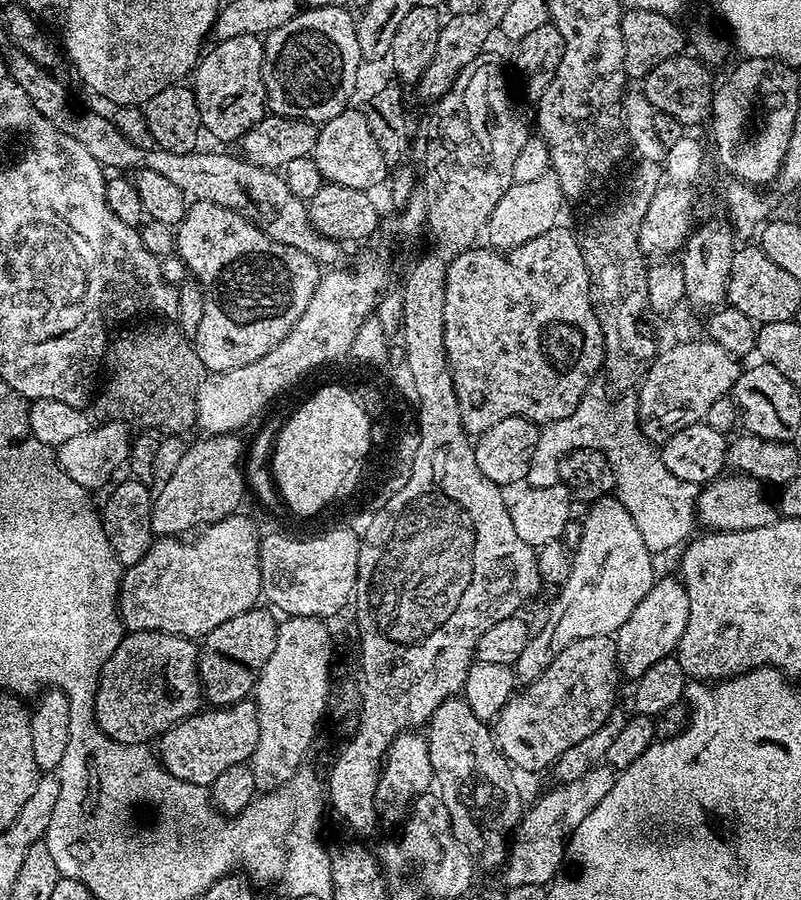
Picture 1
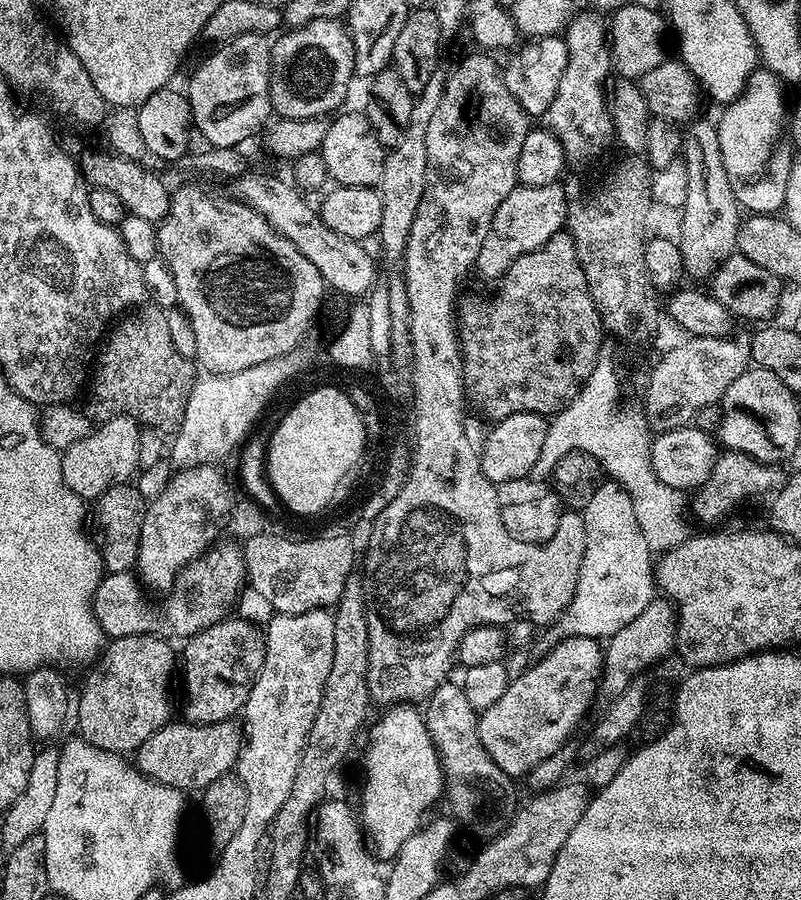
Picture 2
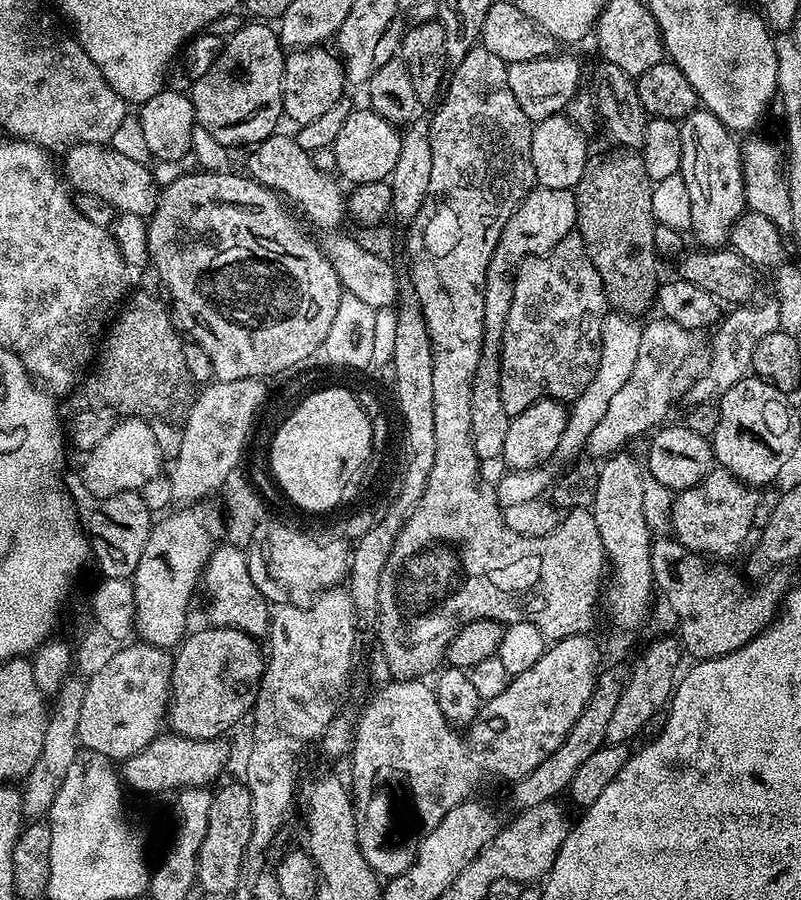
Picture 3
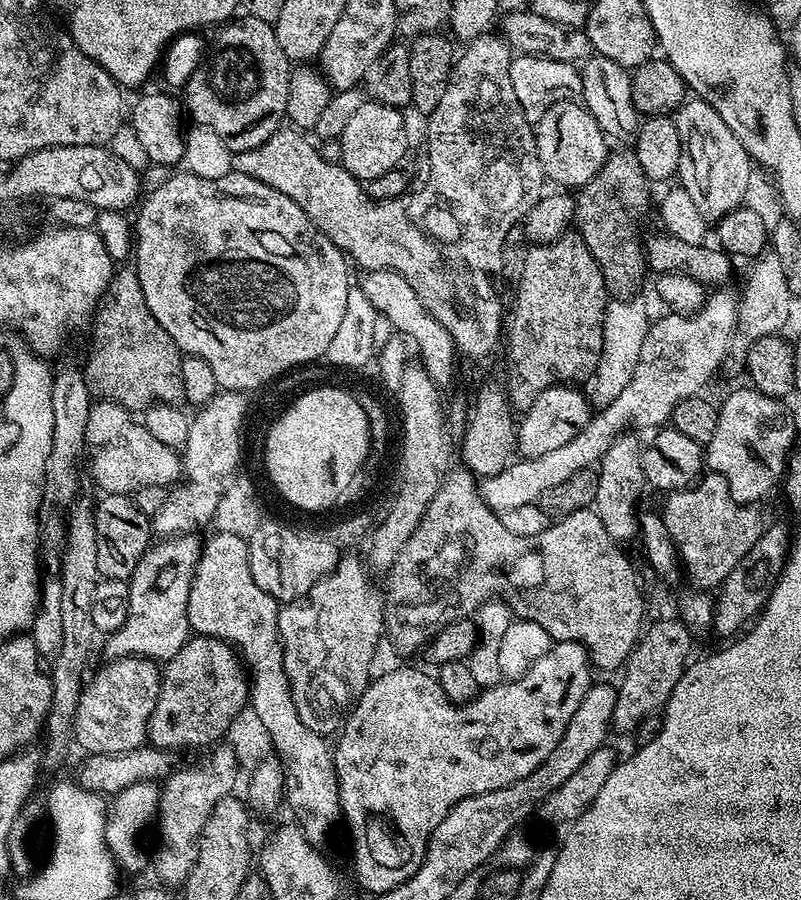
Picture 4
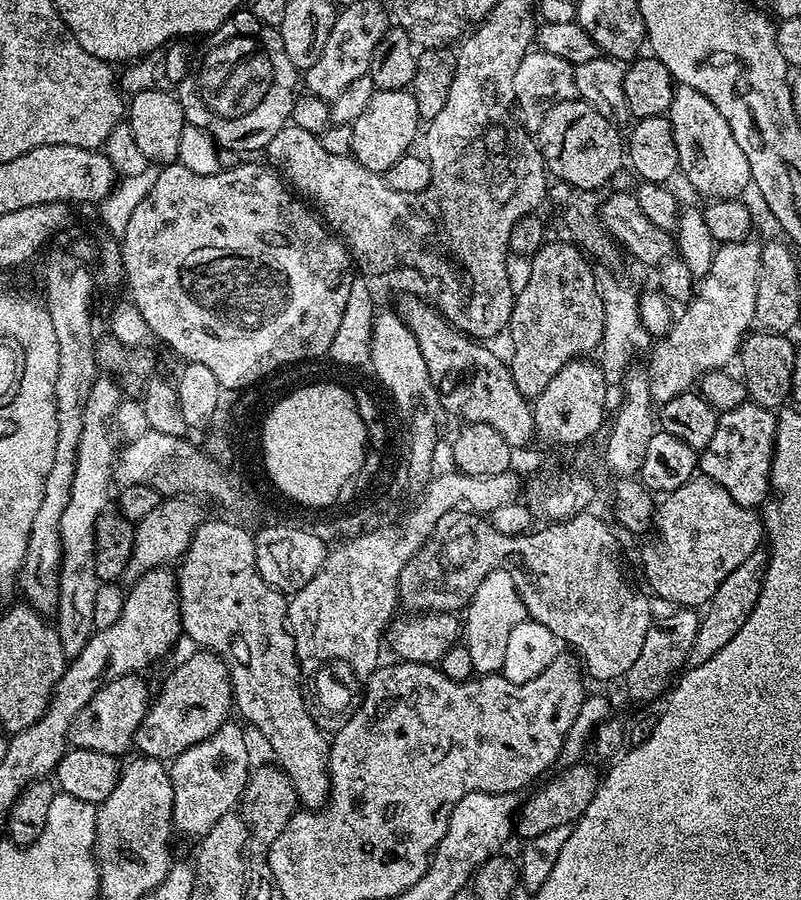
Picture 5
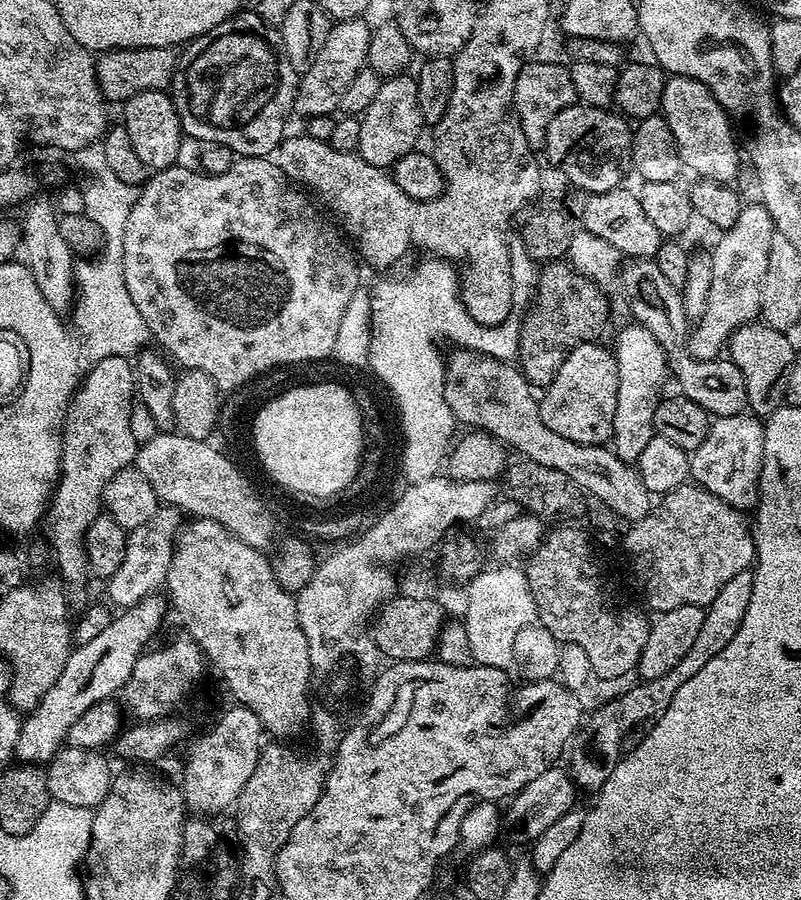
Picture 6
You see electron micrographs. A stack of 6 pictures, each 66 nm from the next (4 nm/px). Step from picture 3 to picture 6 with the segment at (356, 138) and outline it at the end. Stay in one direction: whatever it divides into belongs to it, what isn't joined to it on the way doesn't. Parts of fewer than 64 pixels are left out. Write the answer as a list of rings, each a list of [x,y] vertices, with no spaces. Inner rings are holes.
[[[408,74],[387,77],[381,83],[378,94],[374,97],[374,102],[370,102],[370,106],[359,117],[360,146],[358,154],[378,170],[391,169],[398,162],[398,158],[402,158],[407,152],[413,151],[419,145],[416,143],[420,140],[420,127],[424,128],[426,123],[420,114],[416,83],[417,81],[411,75],[408,77]]]

